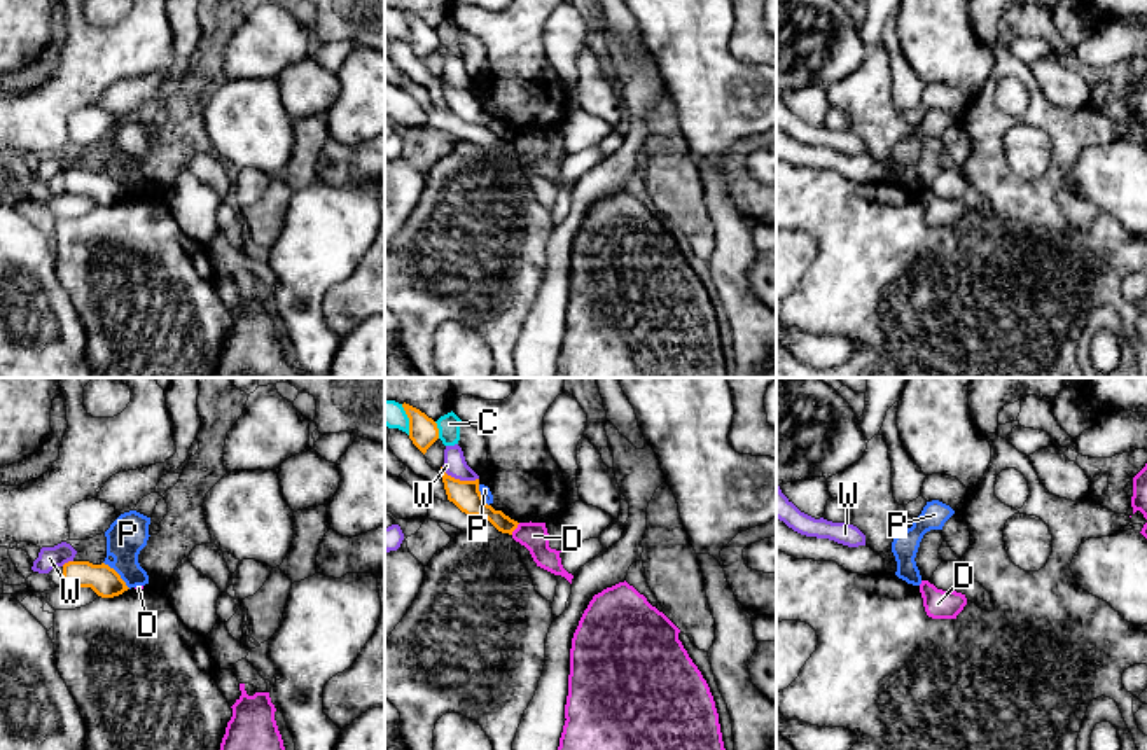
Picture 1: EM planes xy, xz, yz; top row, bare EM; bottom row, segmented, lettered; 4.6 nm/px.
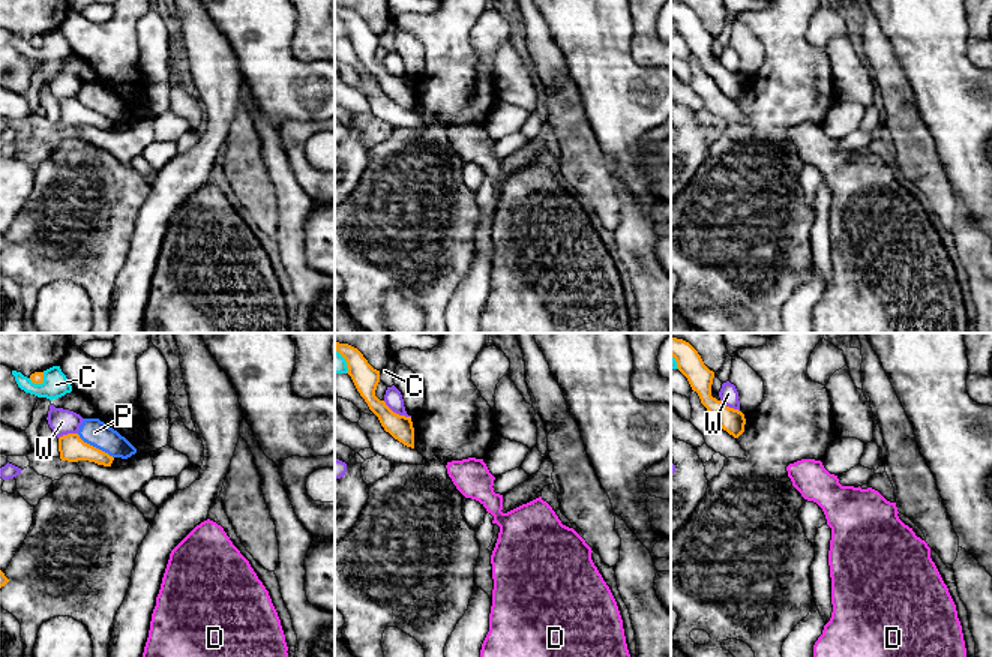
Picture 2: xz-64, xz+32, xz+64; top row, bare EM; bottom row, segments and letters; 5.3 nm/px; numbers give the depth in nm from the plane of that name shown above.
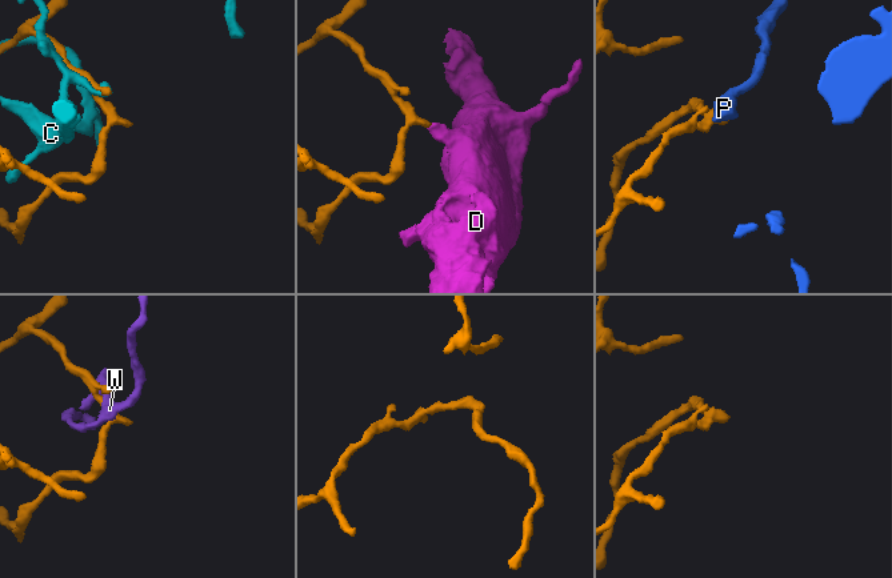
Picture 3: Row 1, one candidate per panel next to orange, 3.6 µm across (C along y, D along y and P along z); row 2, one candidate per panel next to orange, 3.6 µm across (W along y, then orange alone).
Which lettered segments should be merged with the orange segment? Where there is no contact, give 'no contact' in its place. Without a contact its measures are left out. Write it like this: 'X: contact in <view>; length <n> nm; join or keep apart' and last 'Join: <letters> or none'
C: contact in xz; length 80 nm; keep apart
D: contact in xz; length 70 nm; keep apart
P: contact in xy; length 180 nm; keep apart
W: contact in xz; length 180 nm; keep apart
Join: none

